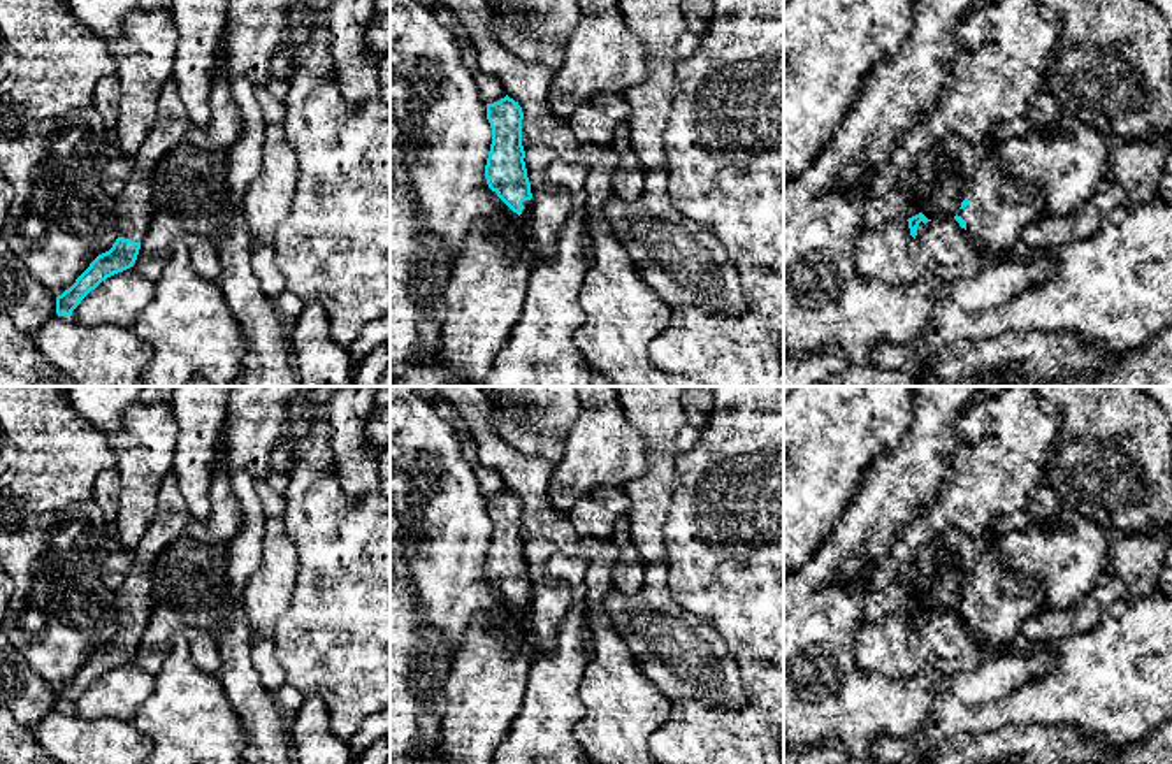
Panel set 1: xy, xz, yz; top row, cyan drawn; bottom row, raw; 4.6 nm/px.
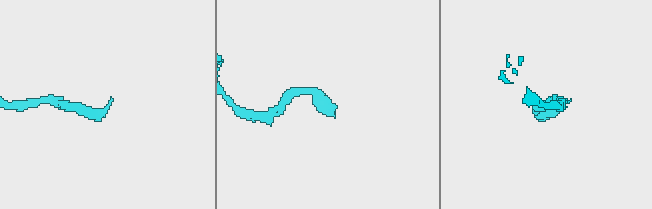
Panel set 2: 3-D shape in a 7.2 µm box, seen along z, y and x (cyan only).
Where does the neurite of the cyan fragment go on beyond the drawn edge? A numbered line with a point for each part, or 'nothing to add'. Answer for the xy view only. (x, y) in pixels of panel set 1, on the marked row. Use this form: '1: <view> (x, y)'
1: xy (173, 127)

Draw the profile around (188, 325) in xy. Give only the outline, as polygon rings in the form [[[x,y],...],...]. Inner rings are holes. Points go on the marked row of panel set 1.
[[[183,235],[163,262],[155,297],[132,332],[153,348],[141,386],[186,386],[200,376],[213,386],[237,383],[244,339],[218,281],[202,279]]]

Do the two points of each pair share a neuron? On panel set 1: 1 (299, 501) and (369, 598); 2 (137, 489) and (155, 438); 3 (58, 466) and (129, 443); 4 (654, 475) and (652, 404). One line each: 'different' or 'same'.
1: same
2: same
3: different
4: same

